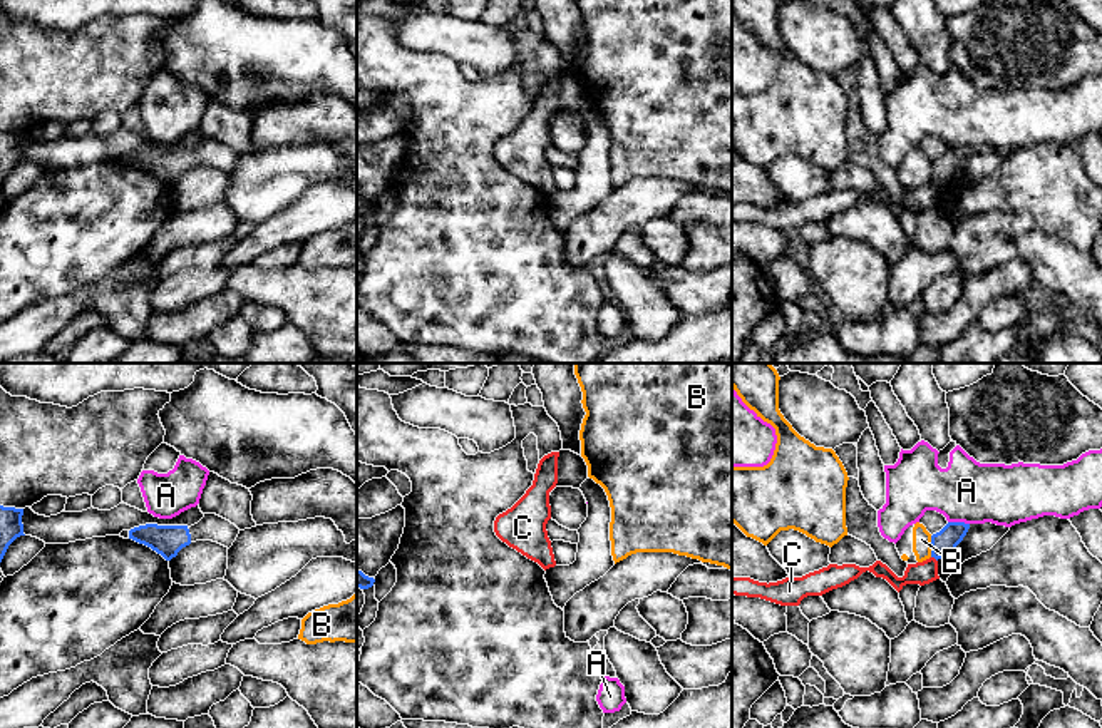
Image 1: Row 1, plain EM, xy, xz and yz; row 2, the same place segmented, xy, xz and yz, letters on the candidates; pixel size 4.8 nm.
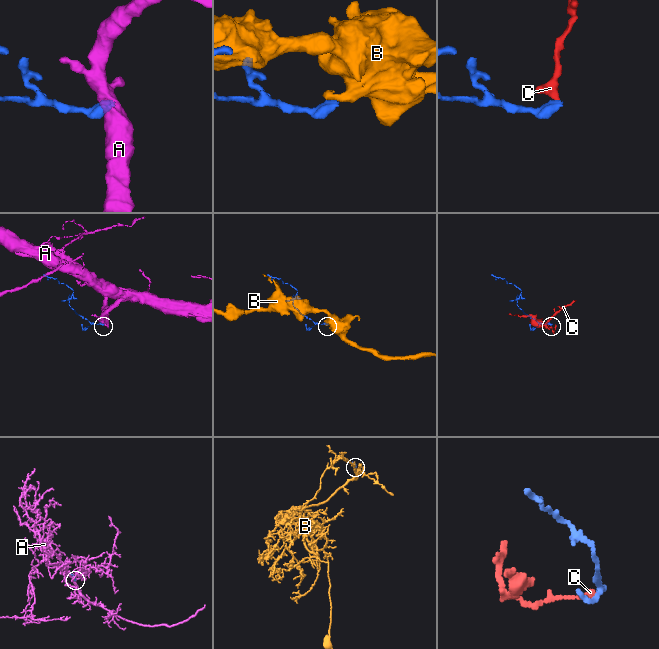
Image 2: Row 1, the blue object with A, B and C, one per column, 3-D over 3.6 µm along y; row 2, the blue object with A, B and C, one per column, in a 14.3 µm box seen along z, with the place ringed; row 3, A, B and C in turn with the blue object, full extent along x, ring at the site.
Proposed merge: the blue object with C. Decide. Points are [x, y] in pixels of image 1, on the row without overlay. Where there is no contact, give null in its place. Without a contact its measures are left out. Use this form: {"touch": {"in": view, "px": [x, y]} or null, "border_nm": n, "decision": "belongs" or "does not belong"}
{"touch": {"in": "yz", "px": [935, 183]}, "border_nm": 40, "decision": "does not belong"}

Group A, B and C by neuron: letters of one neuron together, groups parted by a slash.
A / B / C

